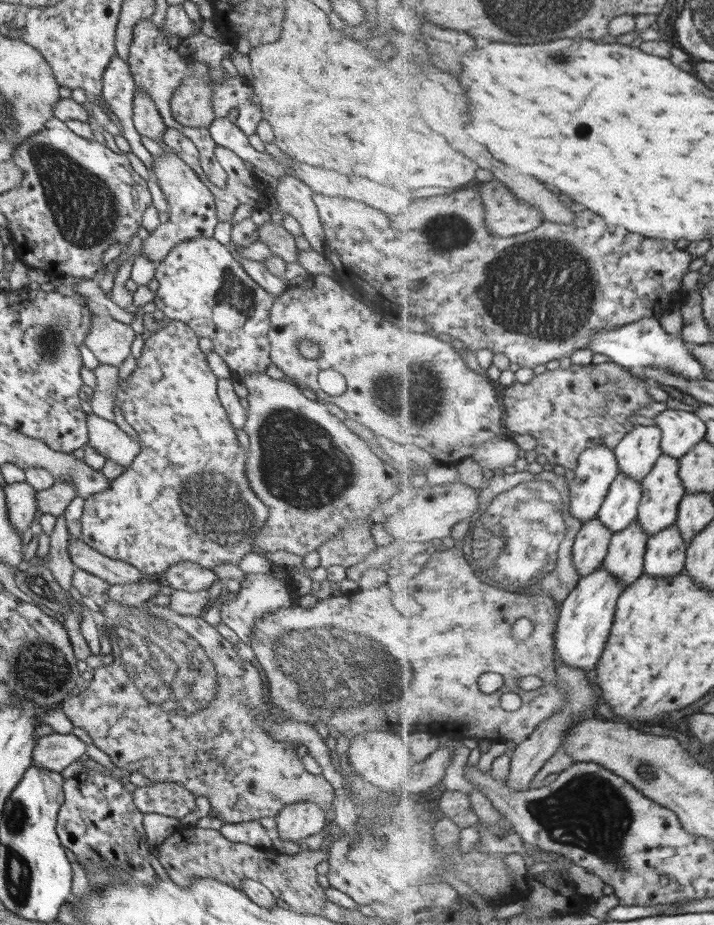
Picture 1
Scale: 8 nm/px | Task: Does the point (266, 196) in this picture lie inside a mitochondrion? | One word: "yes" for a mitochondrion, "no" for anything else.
no

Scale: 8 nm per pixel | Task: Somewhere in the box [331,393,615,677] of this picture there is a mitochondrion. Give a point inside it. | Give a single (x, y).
(543, 539)

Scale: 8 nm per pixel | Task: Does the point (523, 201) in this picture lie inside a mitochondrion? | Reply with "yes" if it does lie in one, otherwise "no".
no

